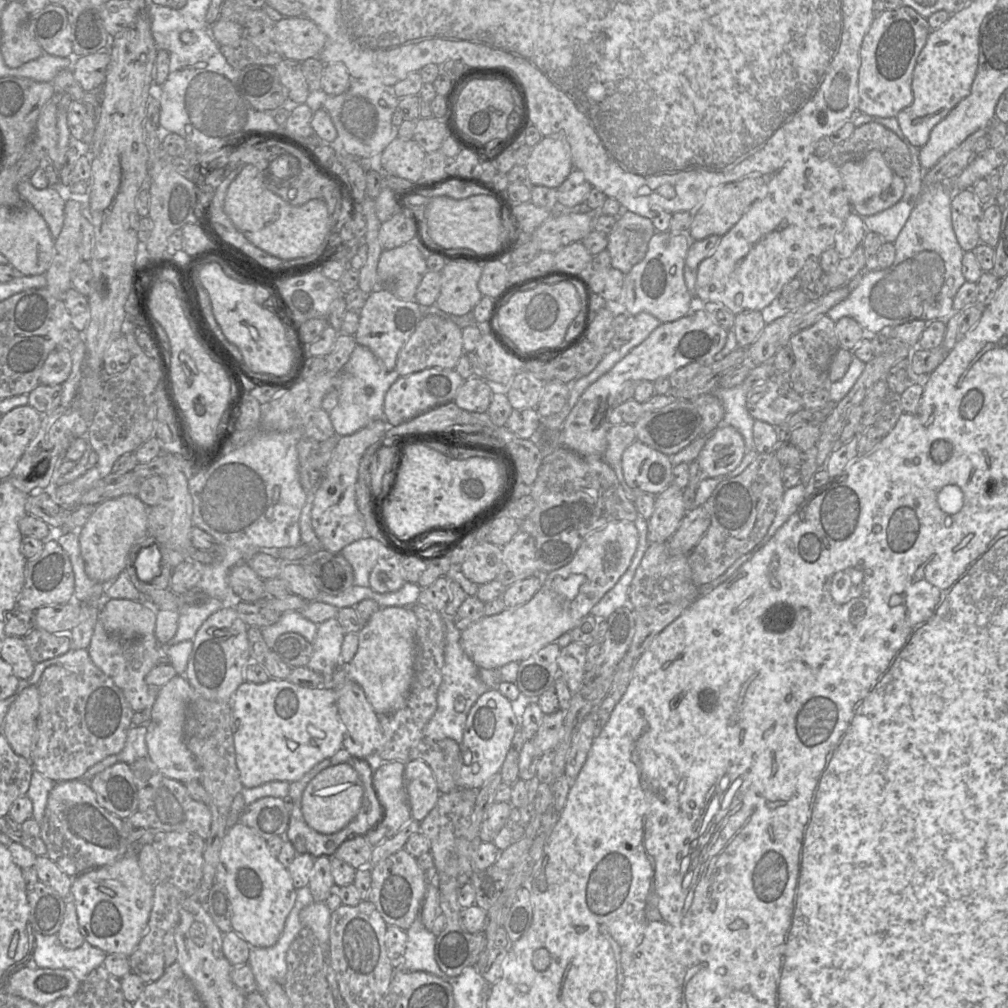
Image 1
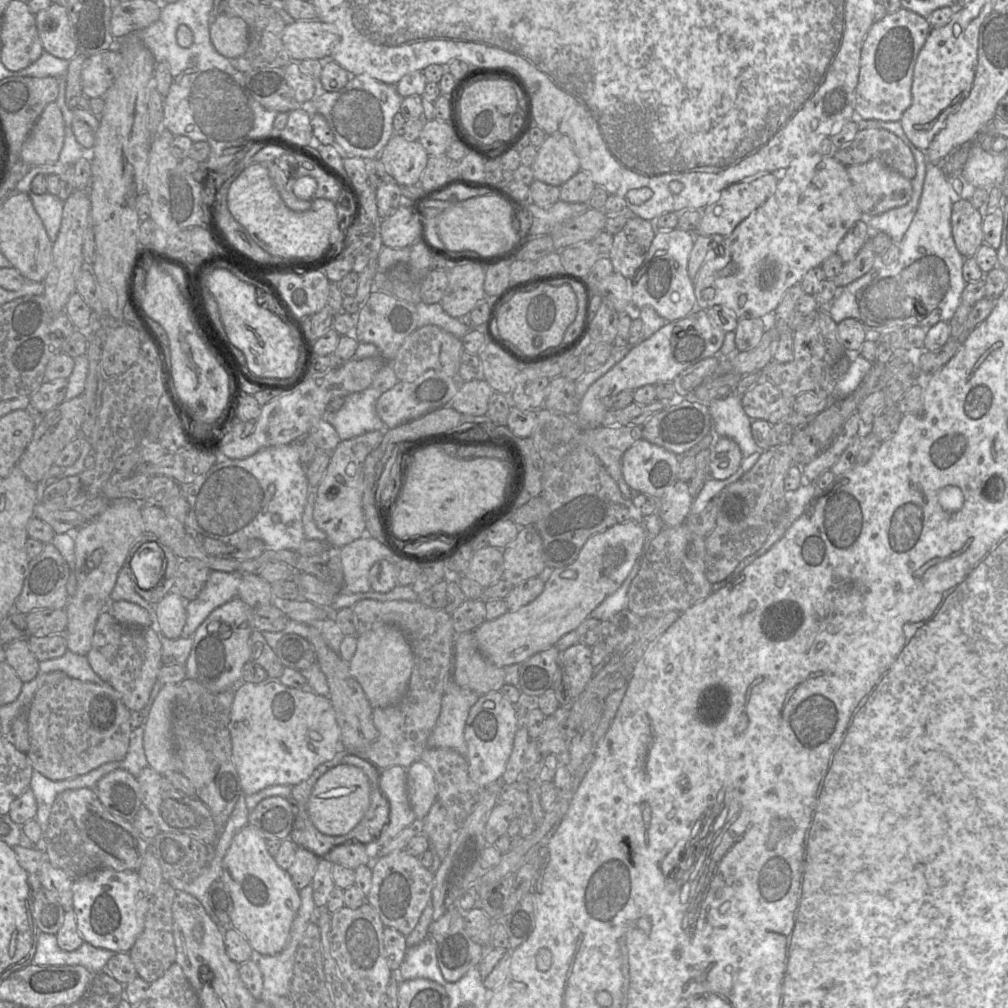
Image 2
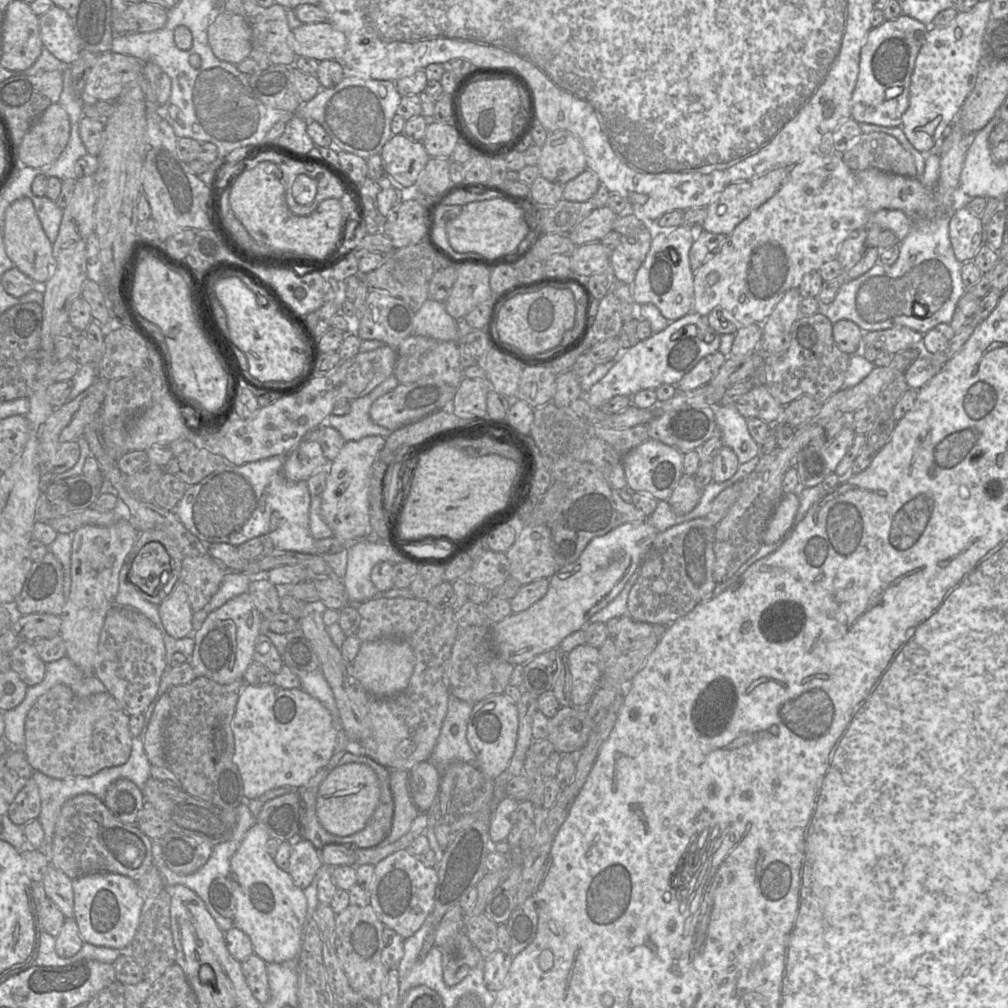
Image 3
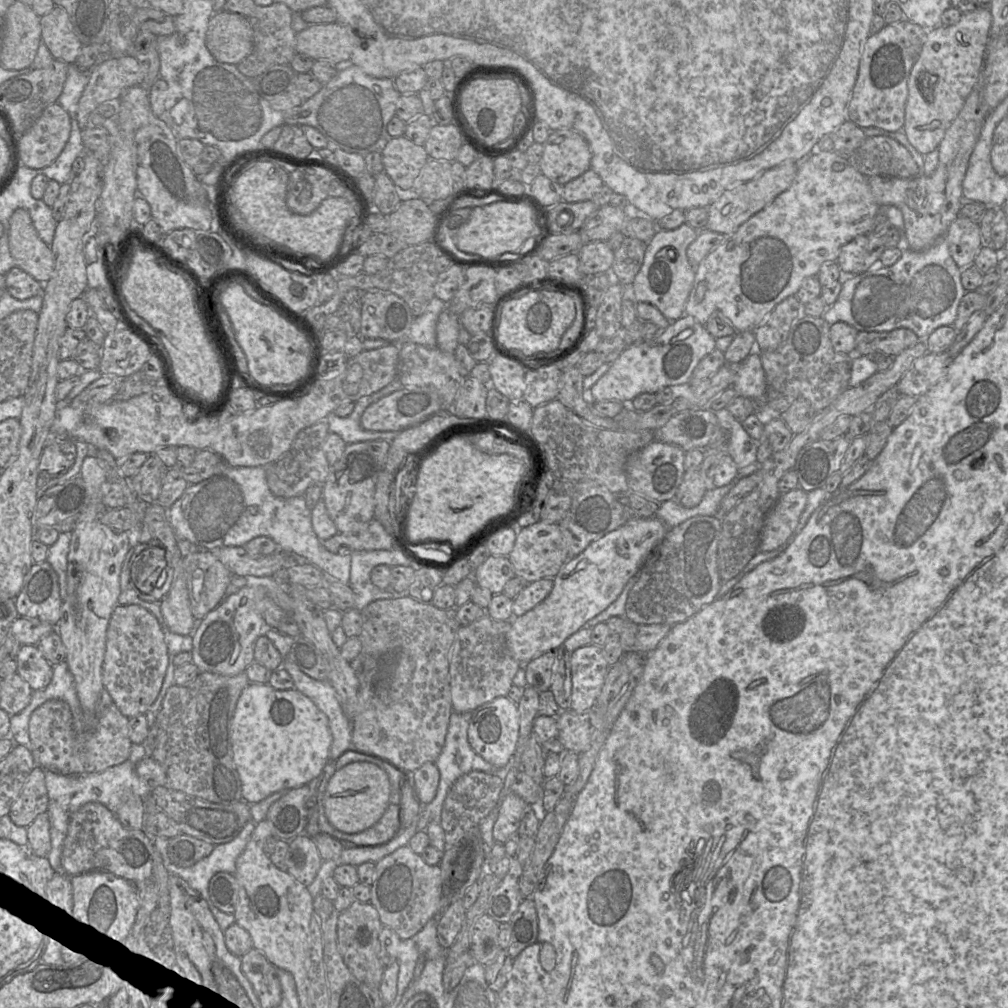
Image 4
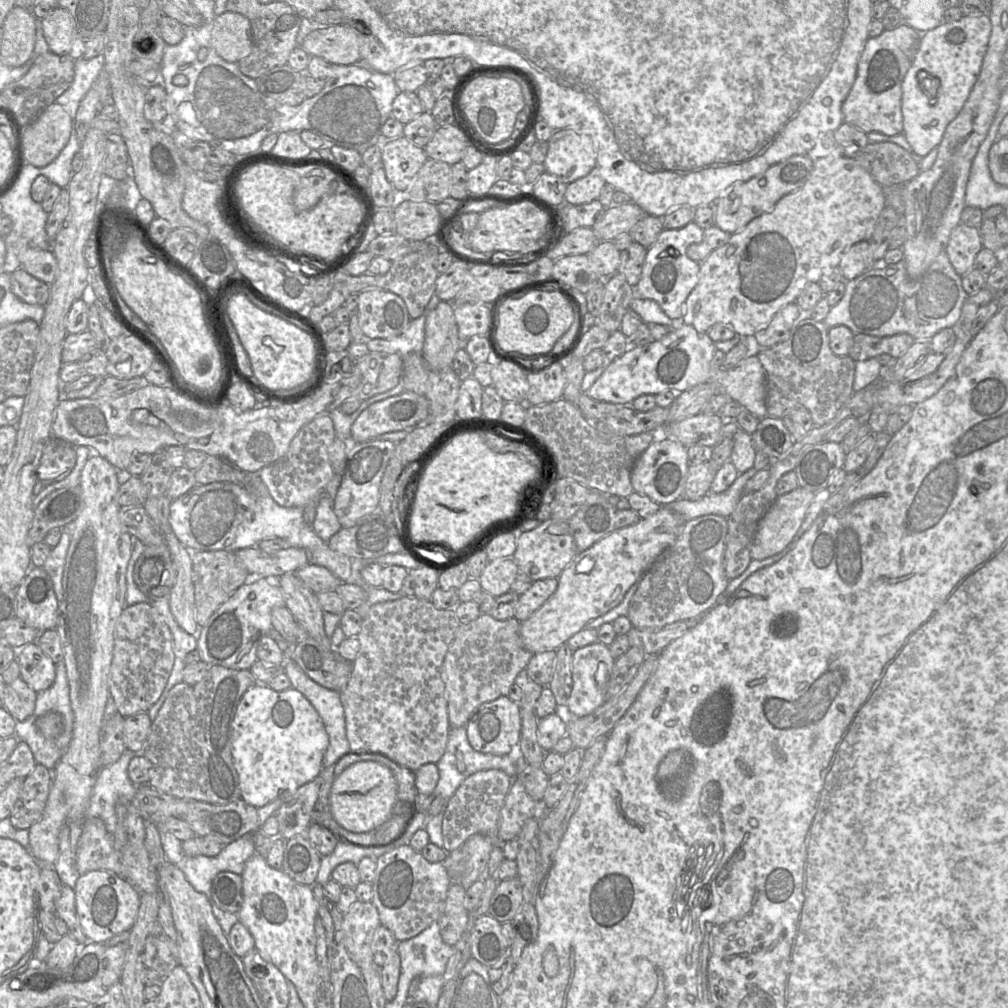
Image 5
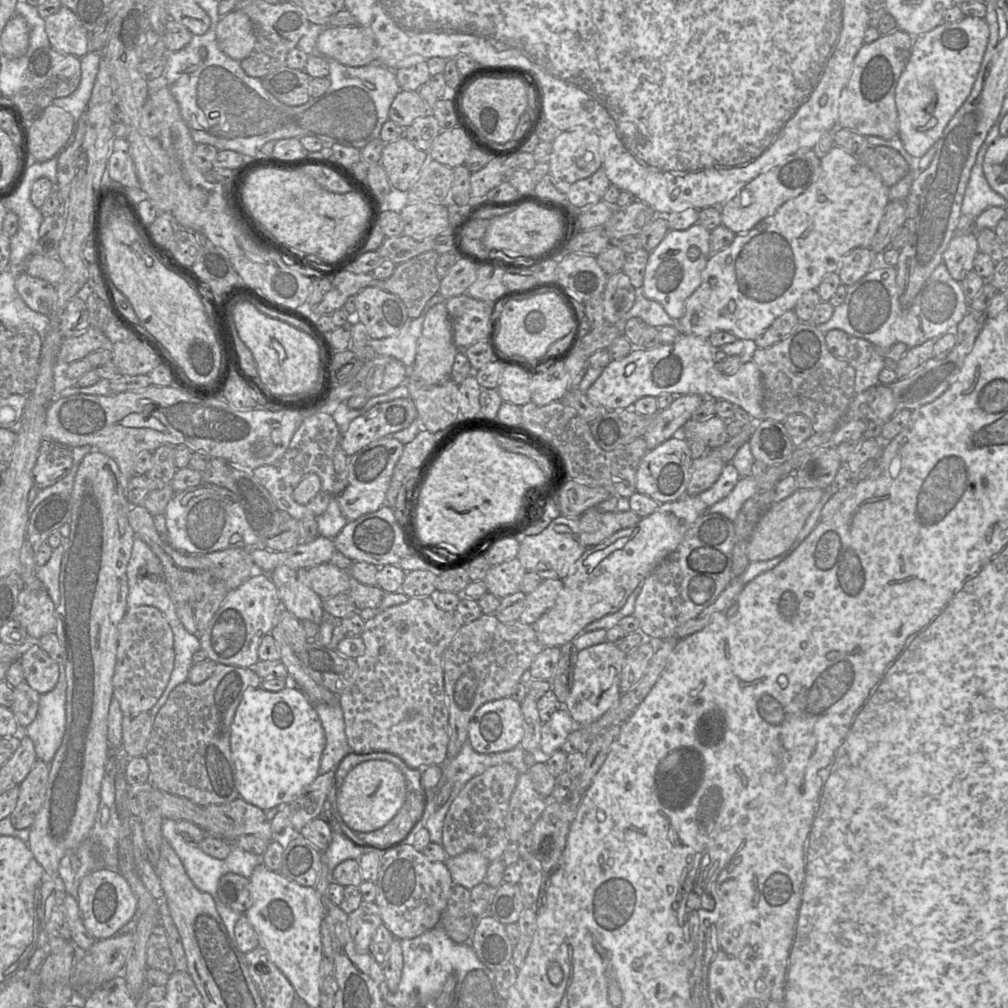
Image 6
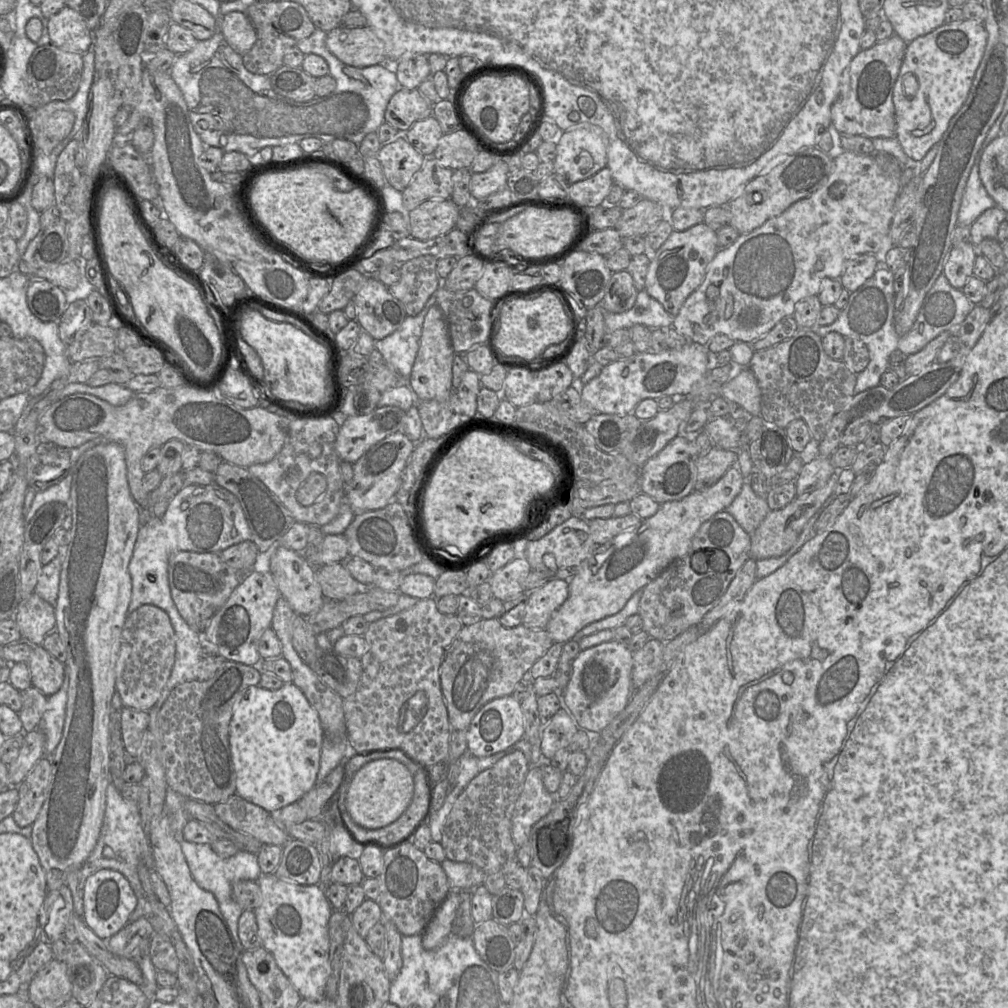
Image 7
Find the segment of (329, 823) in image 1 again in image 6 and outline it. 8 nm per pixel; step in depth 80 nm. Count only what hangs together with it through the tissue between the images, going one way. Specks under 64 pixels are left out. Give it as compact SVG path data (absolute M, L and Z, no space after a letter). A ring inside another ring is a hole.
M386 760L358 764L345 777L337 791L337 809L344 823L355 833L370 833L389 823L402 807L407 783L401 770Z

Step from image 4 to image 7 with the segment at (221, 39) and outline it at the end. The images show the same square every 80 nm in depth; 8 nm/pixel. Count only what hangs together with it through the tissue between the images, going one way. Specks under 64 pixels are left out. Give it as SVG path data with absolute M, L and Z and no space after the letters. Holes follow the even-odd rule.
M231 11L218 21L220 31L227 44L237 53L244 55L256 42L256 30L244 12Z

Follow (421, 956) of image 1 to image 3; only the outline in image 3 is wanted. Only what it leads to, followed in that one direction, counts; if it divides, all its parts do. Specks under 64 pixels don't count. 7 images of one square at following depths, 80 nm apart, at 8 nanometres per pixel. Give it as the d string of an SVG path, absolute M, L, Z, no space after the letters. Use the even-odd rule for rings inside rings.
M434 946L424 960L417 961L410 973L400 982L400 996L406 996L409 991L419 985L425 985L435 990L440 996L445 996L442 984L443 979L442 968L442 951L439 947Z

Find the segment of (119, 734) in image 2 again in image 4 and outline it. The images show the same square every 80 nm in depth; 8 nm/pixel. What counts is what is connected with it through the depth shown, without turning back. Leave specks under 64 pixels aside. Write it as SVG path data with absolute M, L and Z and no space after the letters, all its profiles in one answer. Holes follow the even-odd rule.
M51 699L40 705L30 716L29 737L31 753L37 766L62 775L97 773L125 762L131 751L129 718L112 703L106 707L93 732L76 733L69 705L60 699Z

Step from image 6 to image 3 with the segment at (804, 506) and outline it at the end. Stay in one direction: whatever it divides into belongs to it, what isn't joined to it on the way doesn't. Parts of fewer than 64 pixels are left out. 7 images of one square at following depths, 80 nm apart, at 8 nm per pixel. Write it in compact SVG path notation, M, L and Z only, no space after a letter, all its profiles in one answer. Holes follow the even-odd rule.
M797 492L785 494L772 516L764 536L764 544L780 540L792 527L800 506Z

